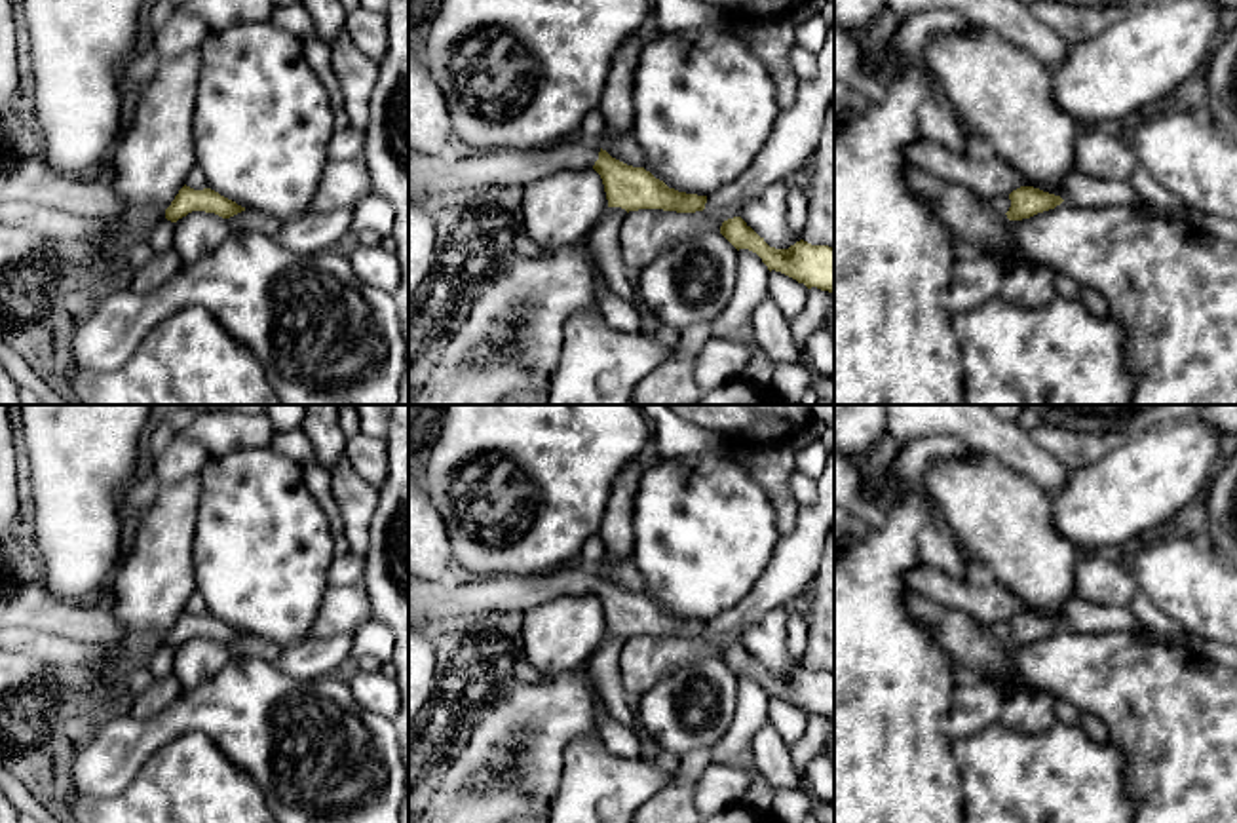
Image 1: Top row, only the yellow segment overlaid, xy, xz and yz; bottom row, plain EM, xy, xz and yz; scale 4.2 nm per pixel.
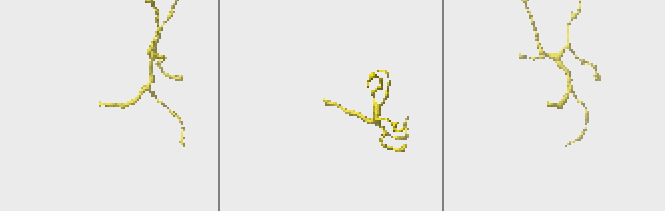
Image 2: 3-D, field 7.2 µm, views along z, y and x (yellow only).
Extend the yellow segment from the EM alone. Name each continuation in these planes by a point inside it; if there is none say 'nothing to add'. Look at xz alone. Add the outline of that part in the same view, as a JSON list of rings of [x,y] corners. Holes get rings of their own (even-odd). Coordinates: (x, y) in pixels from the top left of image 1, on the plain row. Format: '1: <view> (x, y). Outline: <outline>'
1: xz (432, 605). Outline: [[[562,568],[543,576],[498,576],[481,582],[452,584],[450,580],[428,582],[409,574],[409,627],[433,633],[464,616],[486,612],[526,612],[561,595],[587,595],[599,585],[597,568]]]

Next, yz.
nothing to add

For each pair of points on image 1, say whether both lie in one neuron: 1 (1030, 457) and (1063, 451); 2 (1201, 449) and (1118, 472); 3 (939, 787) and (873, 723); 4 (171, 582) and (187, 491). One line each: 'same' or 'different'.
1: different
2: same
3: same
4: same

